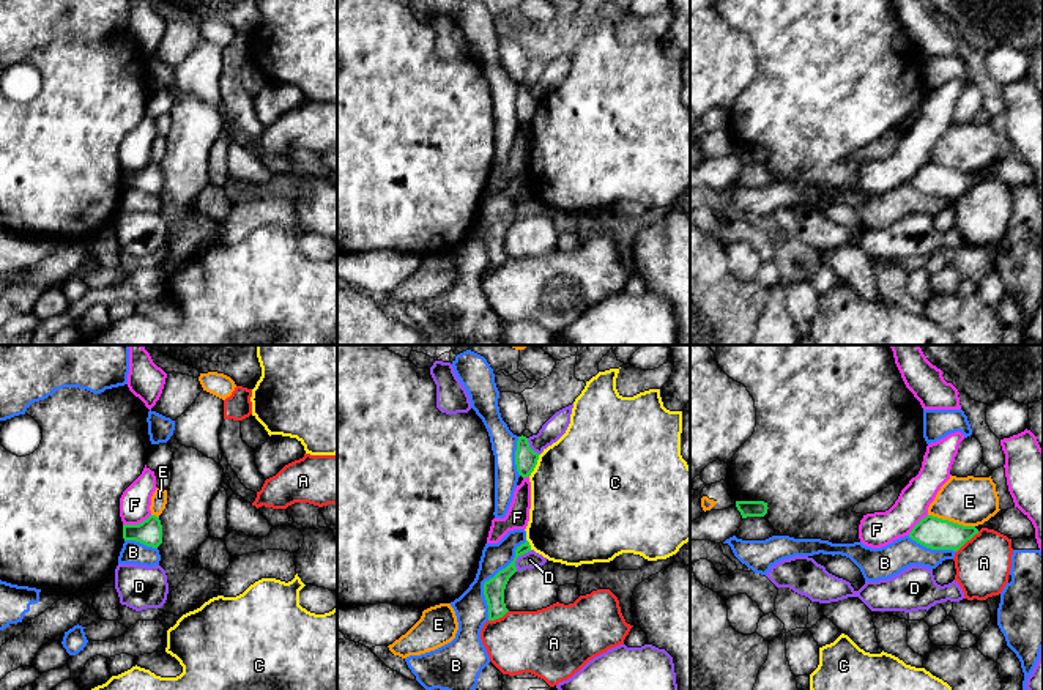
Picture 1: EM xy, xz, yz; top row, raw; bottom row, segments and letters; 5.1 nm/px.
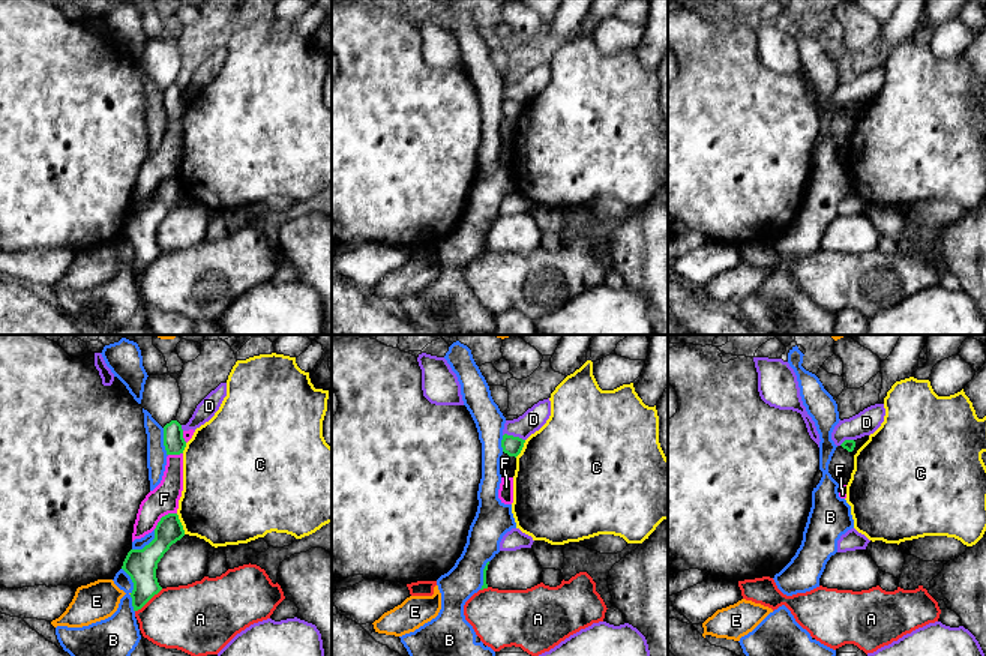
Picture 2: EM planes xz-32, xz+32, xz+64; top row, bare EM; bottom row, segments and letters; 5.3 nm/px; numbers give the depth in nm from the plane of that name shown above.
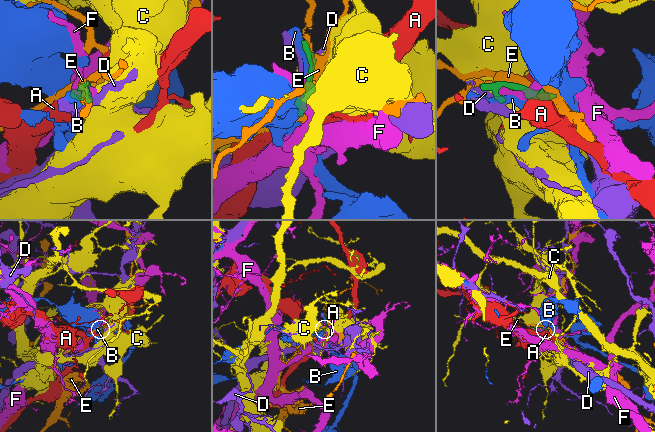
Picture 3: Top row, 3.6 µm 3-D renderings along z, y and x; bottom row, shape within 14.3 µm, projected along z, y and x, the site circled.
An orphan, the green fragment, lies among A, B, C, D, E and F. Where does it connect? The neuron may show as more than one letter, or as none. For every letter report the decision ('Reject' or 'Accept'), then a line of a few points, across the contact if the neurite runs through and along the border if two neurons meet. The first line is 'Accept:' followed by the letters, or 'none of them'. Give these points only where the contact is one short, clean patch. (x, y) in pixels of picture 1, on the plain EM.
Accept: none of them
A: Reject. Line: yz (979, 178), (957, 199)
B: Reject
C: Reject
D: Reject
E: Reject
F: Reject

